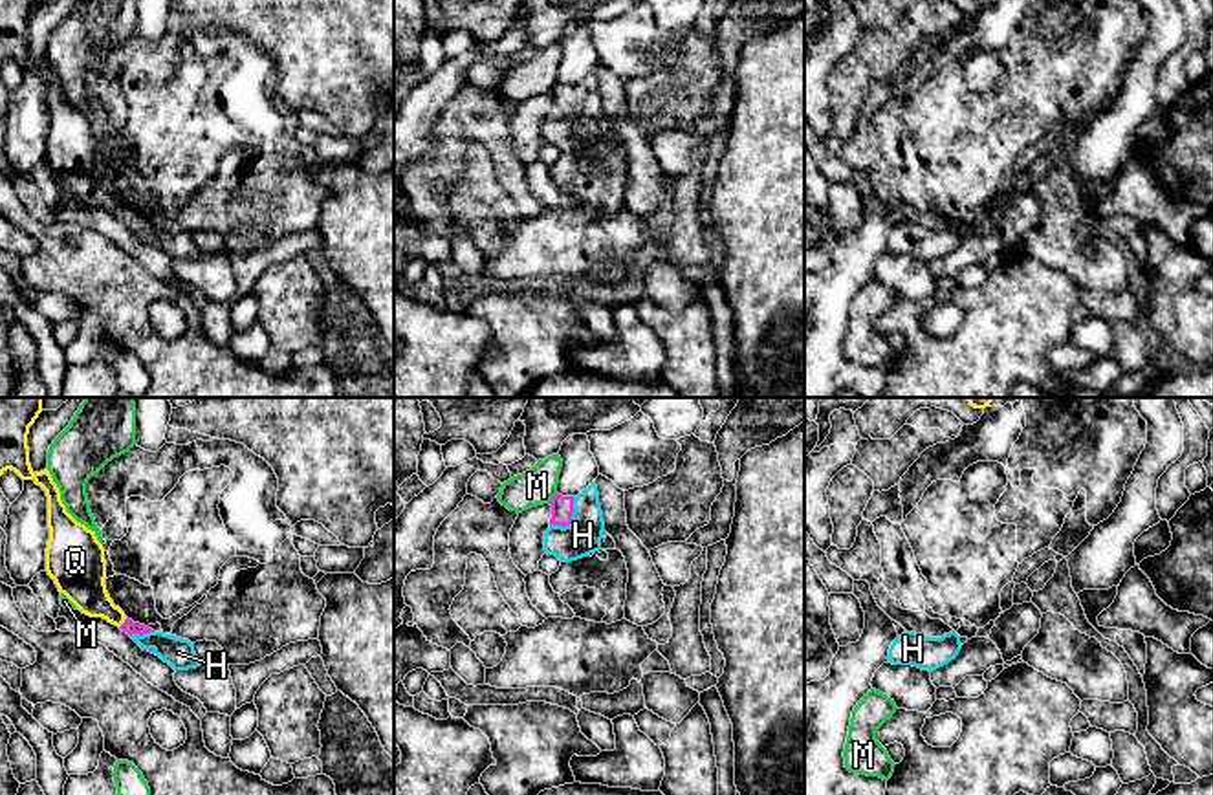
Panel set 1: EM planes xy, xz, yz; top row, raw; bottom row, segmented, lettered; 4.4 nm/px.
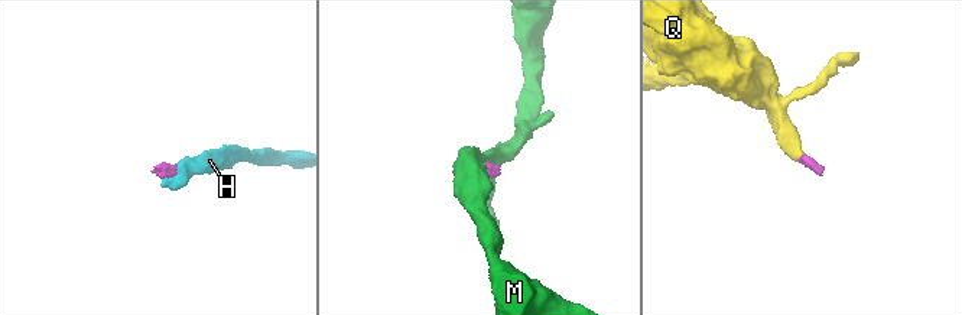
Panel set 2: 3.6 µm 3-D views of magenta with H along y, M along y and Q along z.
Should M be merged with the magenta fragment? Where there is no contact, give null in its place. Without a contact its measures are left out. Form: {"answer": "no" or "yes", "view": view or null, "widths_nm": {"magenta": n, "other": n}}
{"answer": "no", "view": "xz", "widths_nm": {"magenta": 100, "other": 160}}

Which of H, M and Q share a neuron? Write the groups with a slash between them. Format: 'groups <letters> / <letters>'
groups H Q / M

